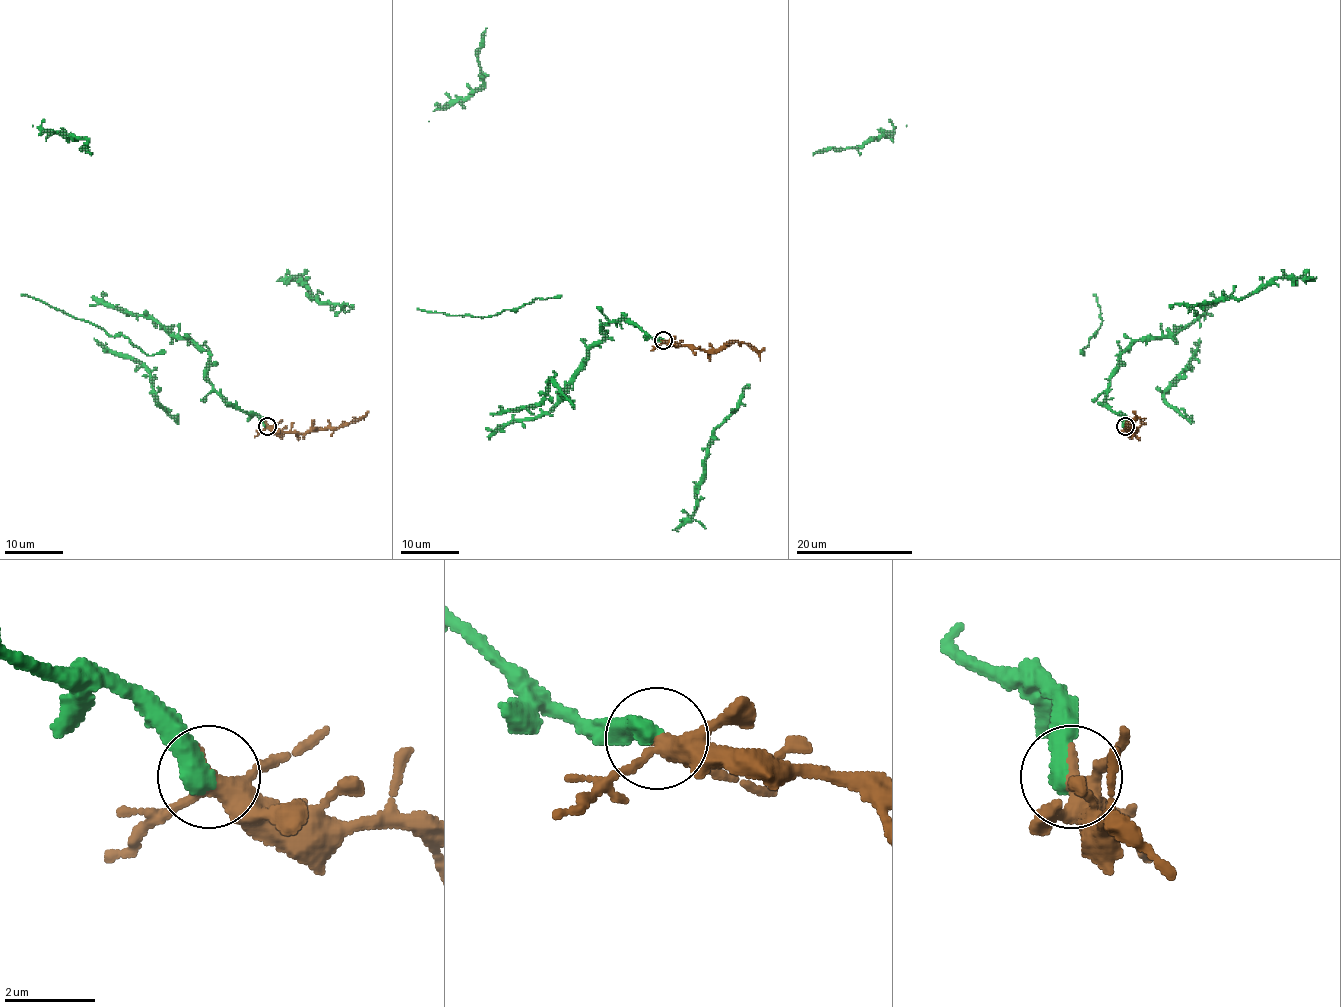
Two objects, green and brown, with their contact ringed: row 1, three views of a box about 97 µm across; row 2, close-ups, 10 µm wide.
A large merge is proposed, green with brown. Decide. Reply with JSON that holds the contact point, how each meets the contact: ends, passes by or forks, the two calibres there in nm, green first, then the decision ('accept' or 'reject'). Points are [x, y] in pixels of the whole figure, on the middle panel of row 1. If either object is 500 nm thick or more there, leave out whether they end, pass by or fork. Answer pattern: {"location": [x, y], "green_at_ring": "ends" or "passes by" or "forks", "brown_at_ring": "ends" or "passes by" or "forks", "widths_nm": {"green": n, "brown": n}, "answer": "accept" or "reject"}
{"location": [663, 340], "widths_nm": {"green": 500, "brown": 300}, "answer": "accept"}

